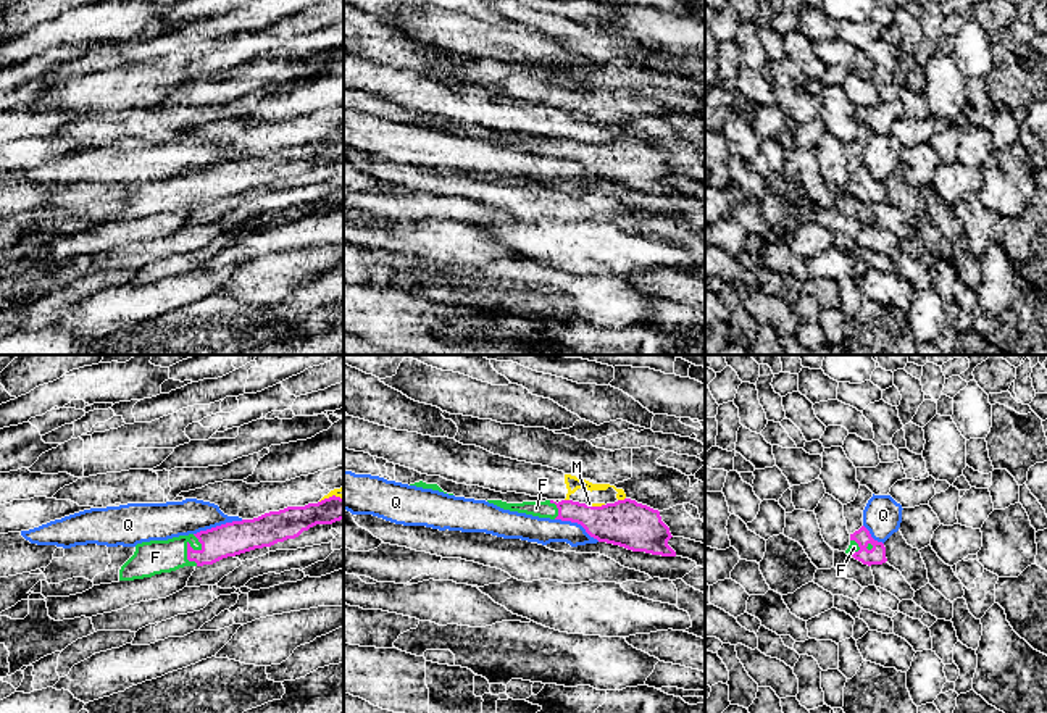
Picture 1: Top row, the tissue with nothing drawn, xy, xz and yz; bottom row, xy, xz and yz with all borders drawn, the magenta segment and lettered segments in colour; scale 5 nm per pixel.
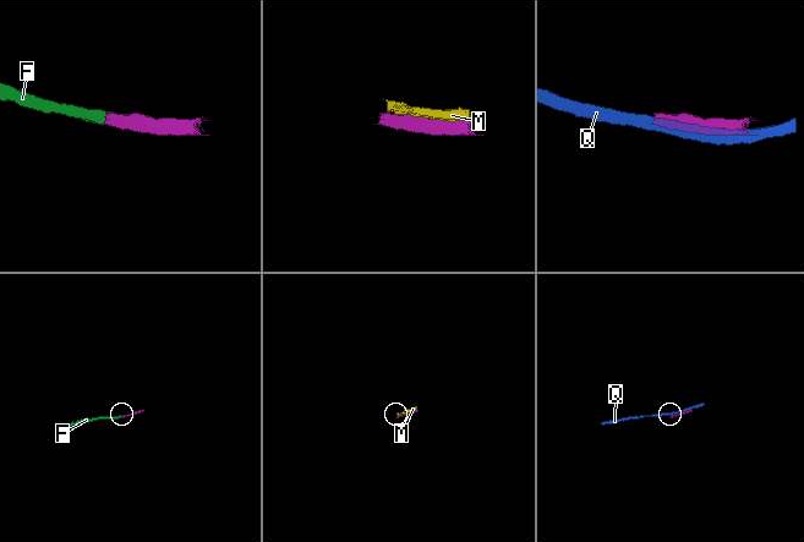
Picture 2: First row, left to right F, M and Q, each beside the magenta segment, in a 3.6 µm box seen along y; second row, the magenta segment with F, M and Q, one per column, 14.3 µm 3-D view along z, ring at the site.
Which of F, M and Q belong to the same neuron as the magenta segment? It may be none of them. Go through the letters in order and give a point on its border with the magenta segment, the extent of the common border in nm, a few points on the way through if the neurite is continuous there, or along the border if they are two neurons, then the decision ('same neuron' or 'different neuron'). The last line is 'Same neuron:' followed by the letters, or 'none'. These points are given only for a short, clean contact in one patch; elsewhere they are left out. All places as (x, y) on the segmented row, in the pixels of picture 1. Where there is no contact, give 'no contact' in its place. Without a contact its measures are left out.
F: contact xy (189, 546); length 160 nm; way xy (236, 537), (202, 549), (189, 546), (155, 557); same neuron
M: contact xz (621, 500); length 40 nm; different neuron
Q: contact xy (218, 526); length 260 nm; different neuron
Same neuron: F

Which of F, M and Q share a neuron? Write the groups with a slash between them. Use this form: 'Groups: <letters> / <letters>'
Groups: F / M / Q

